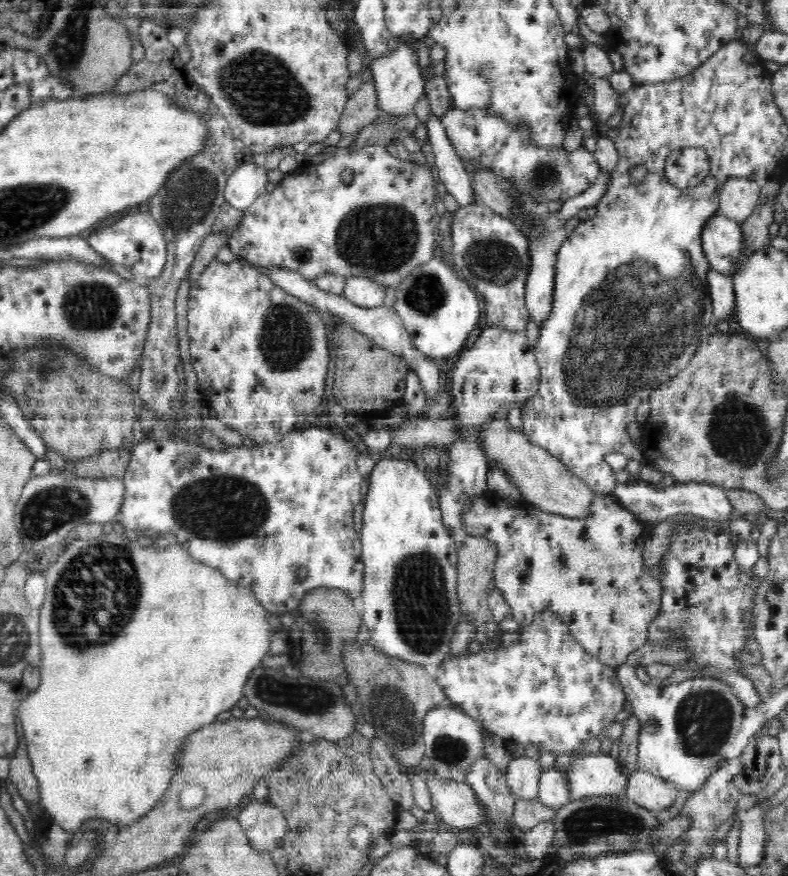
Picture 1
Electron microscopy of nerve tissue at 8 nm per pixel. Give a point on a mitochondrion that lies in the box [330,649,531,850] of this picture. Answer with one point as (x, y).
(388, 707)

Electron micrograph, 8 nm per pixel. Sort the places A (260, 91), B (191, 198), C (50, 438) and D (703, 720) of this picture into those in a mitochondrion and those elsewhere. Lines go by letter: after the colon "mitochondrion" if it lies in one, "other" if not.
A: mitochondrion
B: mitochondrion
C: other
D: mitochondrion

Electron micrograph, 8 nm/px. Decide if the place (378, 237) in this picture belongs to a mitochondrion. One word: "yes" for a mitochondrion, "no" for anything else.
yes

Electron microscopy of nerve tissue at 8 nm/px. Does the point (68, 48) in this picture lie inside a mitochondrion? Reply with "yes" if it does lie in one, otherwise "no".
yes

